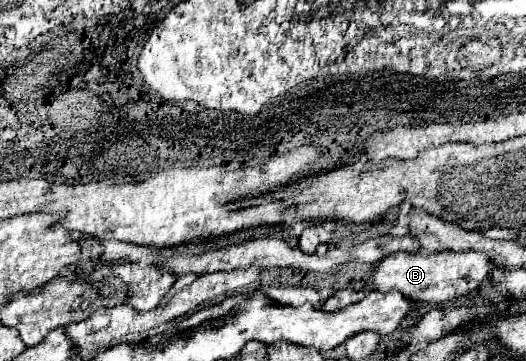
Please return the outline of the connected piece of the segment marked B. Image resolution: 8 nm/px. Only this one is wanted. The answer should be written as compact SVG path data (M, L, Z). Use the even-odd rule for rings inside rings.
M405 251L391 253L379 261L379 265L371 271L369 279L365 279L365 289L375 289L375 291L399 291L403 297L409 299L423 299L431 303L447 303L449 299L461 297L469 291L473 291L487 271L491 269L491 263L485 253L479 251L441 251L441 253L431 253L431 255L411 255Z

